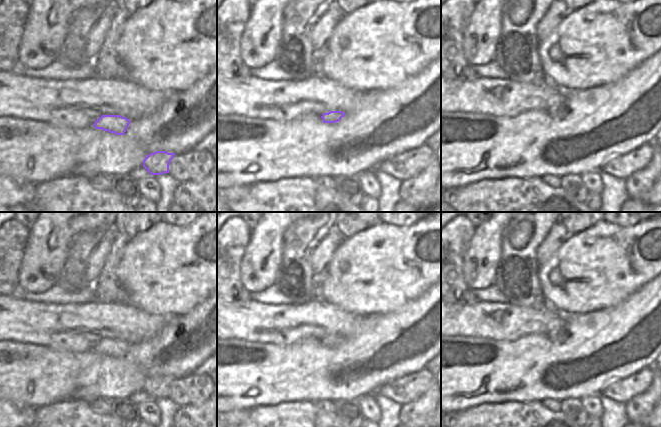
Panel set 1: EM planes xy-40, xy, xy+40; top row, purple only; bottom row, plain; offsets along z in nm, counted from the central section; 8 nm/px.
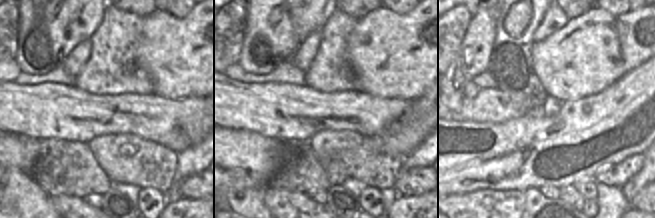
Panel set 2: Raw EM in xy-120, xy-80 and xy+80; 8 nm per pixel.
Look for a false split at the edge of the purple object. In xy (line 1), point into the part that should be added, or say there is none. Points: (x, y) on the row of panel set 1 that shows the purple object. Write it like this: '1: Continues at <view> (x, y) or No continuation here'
1: No continuation here.

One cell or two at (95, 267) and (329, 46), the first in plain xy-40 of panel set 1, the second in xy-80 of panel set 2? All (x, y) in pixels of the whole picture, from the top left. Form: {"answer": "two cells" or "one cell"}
{"answer": "two cells"}

